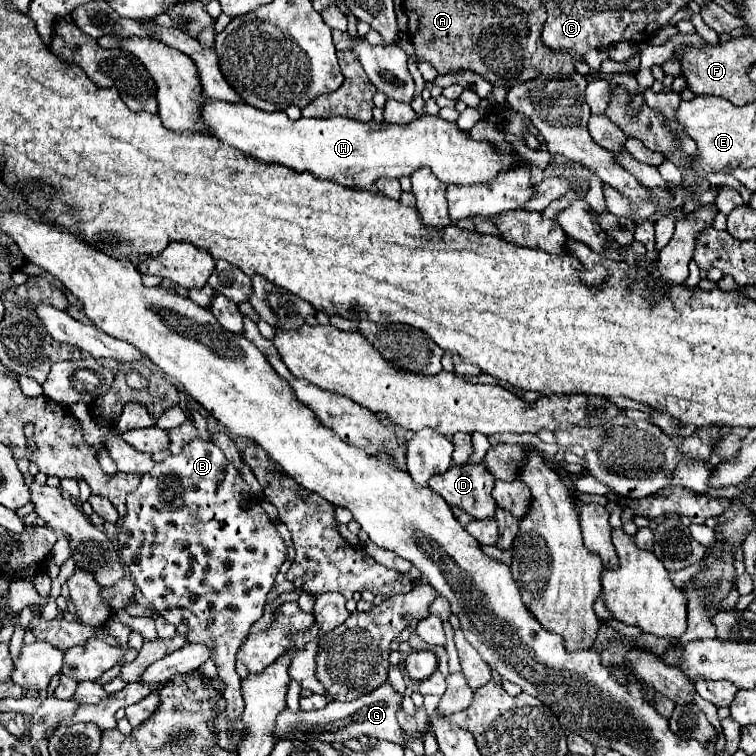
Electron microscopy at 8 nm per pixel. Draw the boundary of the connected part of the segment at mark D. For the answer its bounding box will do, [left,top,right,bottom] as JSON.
[429,463,497,519]

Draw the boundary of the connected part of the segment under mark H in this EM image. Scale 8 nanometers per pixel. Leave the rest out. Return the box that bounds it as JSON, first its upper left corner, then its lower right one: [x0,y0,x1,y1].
[201,99,515,189]

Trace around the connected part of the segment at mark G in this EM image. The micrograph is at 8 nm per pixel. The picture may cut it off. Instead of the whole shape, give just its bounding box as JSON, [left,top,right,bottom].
[277,683,411,745]

